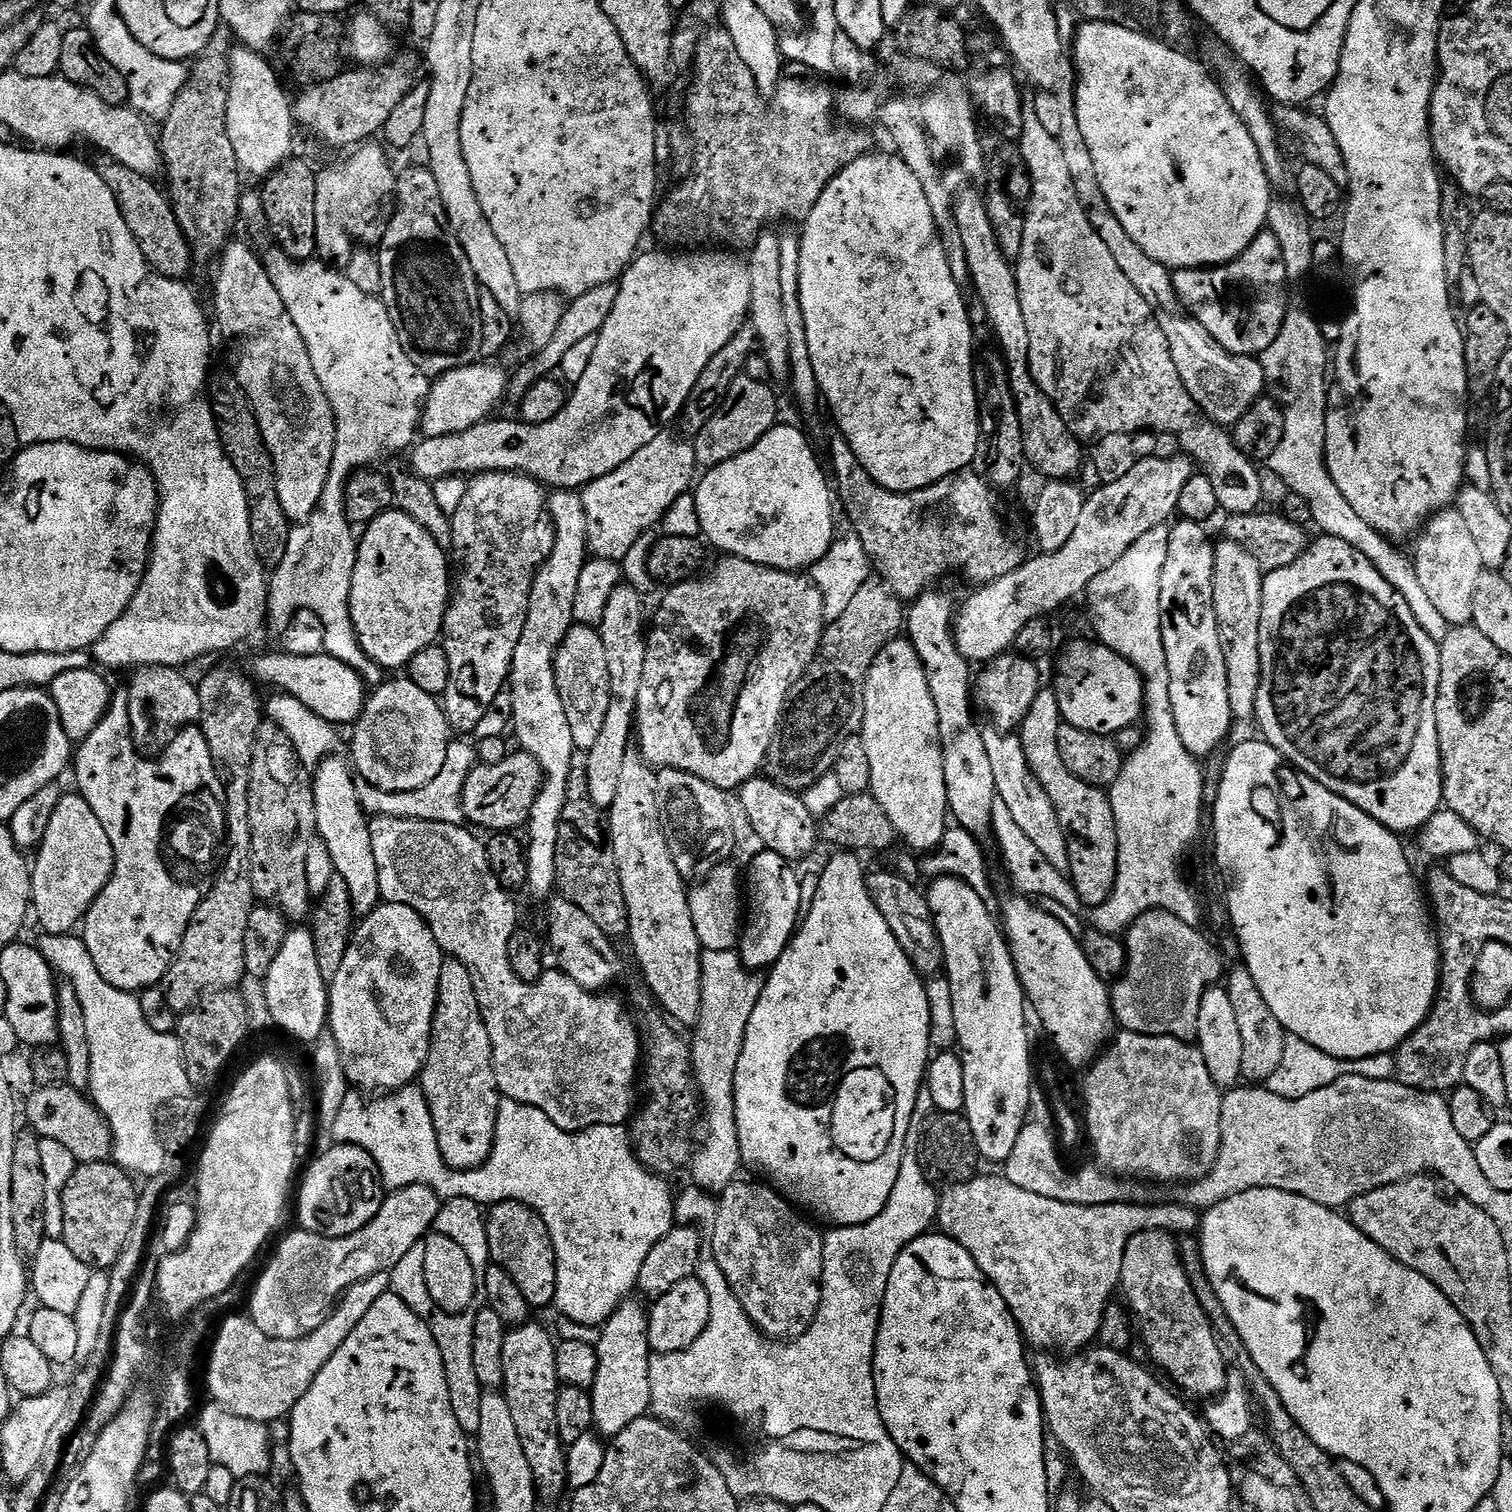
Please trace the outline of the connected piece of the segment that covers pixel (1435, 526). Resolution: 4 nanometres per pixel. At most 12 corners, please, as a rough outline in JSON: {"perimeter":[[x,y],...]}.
{"perimeter":[[1464,513],[1415,540],[1420,588],[1449,626],[1472,624],[1486,570]]}

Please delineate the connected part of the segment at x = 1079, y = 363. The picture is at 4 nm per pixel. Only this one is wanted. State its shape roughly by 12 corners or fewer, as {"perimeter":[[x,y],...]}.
{"perimeter":[[1024,105],[1014,260],[1034,382],[1081,441],[1174,434],[1228,516],[1257,461],[1166,328]]}

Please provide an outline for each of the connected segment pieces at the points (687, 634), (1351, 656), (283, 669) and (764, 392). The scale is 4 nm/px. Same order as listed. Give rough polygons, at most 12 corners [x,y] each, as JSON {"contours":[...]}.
{"contours":[[[727,554],[651,621],[638,747],[738,790],[824,637],[807,575]],[[1366,554],[1262,586],[1267,744],[1397,834],[1444,804],[1439,643]],[[327,654],[256,660],[266,683],[334,725],[364,713],[366,681]],[[743,374],[695,433],[707,470],[778,423],[776,389]]]}

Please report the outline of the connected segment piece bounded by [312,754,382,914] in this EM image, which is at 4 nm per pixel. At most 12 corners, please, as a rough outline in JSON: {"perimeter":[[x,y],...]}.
{"perimeter":[[353,765],[314,772],[316,832],[353,913],[382,903]]}

